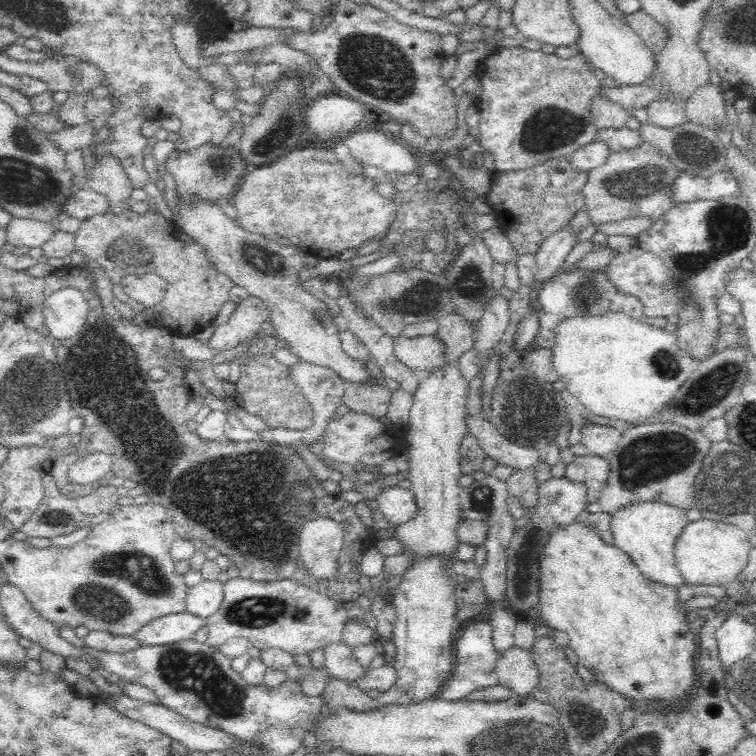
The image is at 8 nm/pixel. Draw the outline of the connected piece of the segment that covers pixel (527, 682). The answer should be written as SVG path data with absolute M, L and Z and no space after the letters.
M516 647L499 658L495 671L498 684L510 689L513 694L533 694L539 681L539 670L531 652Z

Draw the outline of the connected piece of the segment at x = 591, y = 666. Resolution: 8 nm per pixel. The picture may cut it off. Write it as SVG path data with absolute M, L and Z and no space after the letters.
M574 520L568 524L555 524L551 529L546 541L541 541L541 544L537 547L536 552L537 566L539 567L537 575L537 588L538 588L538 609L541 618L541 622L546 624L551 632L560 630L566 634L567 639L570 640L570 649L572 649L578 658L578 664L586 666L590 671L594 672L597 680L600 683L604 683L608 688L627 696L632 703L644 702L644 704L665 704L665 706L672 706L672 704L678 704L682 698L686 698L690 686L692 686L692 680L694 680L694 658L696 651L695 644L695 632L694 627L687 624L684 620L684 615L676 609L676 587L666 587L660 584L654 584L644 579L638 568L632 563L632 560L624 552L621 552L614 544L608 544L601 538L600 533L596 531L596 527L592 527L592 524L587 520L580 522L580 520Z

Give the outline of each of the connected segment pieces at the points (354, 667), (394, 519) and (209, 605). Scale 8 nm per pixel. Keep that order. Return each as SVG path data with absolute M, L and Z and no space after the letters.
M342 641L325 643L322 646L322 652L324 652L324 665L334 678L343 681L354 680L364 672L352 654L352 648Z
M399 485L382 488L375 500L378 501L379 511L396 527L411 520L417 512L412 491Z
M203 580L201 584L187 590L184 606L190 614L206 619L220 608L223 597L223 584L221 582Z

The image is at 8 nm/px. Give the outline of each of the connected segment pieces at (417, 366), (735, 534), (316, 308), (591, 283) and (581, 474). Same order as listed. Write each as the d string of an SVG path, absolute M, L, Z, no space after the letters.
M397 336L393 348L396 358L403 362L413 372L420 373L442 364L446 357L440 355L440 341L430 336Z
M700 518L682 530L675 546L675 566L686 583L723 588L730 582L736 583L746 570L752 548L746 532L738 526Z
M176 200L174 222L201 245L218 272L225 274L233 285L246 288L250 296L262 300L267 308L267 321L274 328L273 334L284 342L288 350L299 358L333 368L345 381L368 378L368 371L362 363L348 356L340 345L338 326L328 305L300 284L300 270L306 256L303 250L291 244L280 245L277 241L244 230L224 213L221 205L200 203L198 208L190 206L192 203Z
M562 271L548 282L544 282L538 290L536 297L538 330L534 334L534 342L546 348L552 348L554 344L554 328L565 317L575 316L577 313L604 313L609 309L620 310L632 317L644 318L642 303L634 296L624 295L614 291L614 287L604 279L604 273L600 271Z
M577 456L565 470L565 476L574 482L583 482L587 486L587 503L598 501L606 488L610 465L604 456Z

